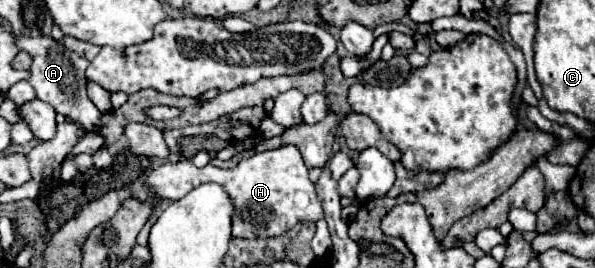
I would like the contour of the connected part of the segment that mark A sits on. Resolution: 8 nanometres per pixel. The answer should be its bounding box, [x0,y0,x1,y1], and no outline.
[16,36,102,132]

